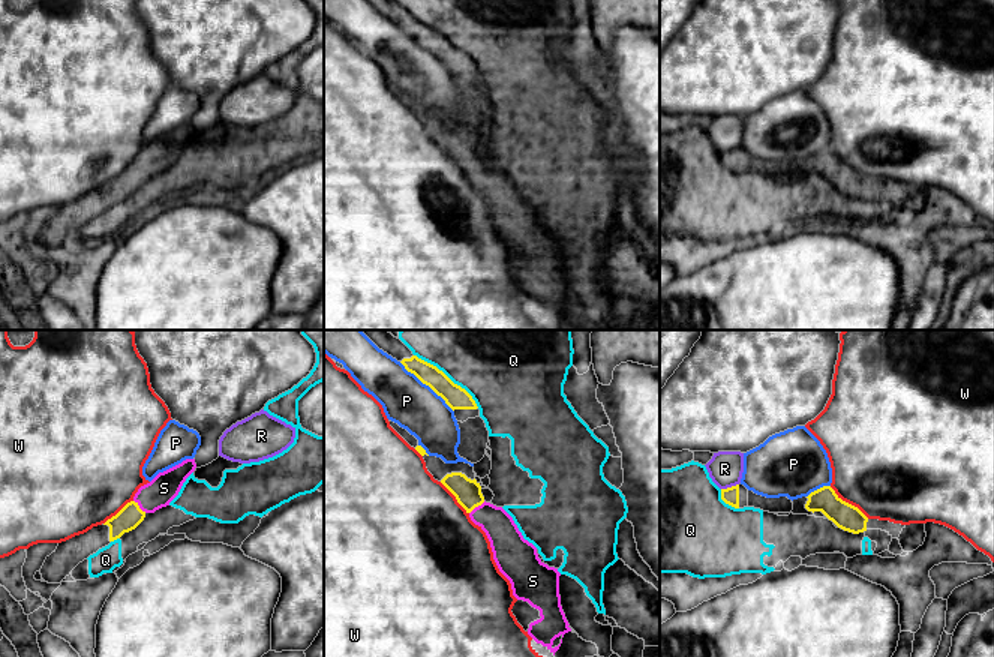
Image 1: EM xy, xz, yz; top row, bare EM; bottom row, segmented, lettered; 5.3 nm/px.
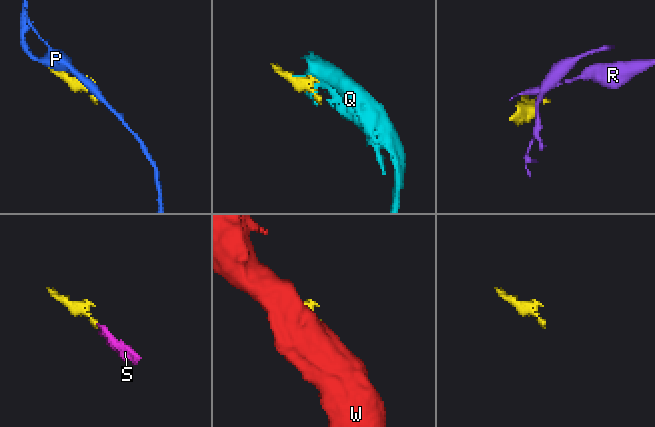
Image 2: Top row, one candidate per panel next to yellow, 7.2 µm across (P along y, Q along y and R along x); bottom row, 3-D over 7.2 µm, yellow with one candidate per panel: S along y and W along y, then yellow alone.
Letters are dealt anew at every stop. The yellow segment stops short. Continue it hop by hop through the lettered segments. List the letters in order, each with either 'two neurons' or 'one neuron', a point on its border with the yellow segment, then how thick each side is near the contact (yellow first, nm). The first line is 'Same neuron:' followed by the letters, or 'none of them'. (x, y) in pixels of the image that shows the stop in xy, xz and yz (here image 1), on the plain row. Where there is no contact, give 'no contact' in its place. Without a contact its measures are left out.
Same neuron: S
P: two neurons; contact xz (428, 48); calibres 120 and 260 nm
Q: two neurons; contact xz (447, 41); calibres 120 and 360 nm
R: two neurons; contact yz (729, 152); calibres 90 and 180 nm
S: one neuron; contact xy (138, 171); calibres 120 and 160 nm
W: two neurons; contact yz (847, 167); calibres 140 and 480 nm

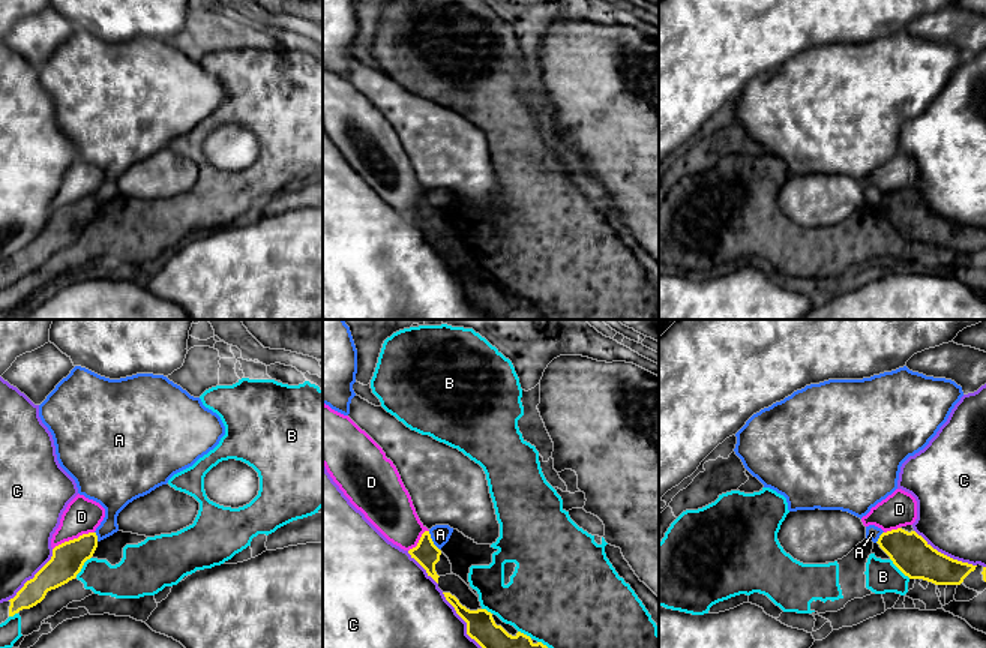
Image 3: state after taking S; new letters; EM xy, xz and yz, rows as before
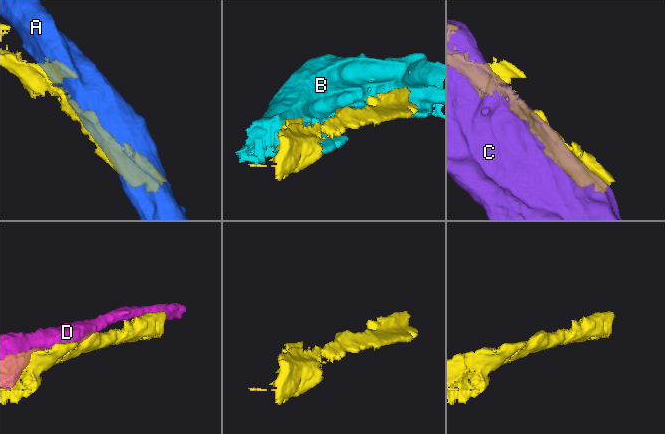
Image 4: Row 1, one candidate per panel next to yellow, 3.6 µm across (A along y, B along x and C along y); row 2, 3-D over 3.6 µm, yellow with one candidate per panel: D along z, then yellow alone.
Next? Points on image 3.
Same neuron: none of them
A: two neurons; contact xz (431, 204); calibres 140 and 110 nm
B: two neurons; contact xy (81, 231); calibres 180 and 200 nm
C: two neurons; contact xz (467, 290); calibres 180 and 480 nm
D: two neurons; contact xy (74, 203); calibres 180 and 190 nm

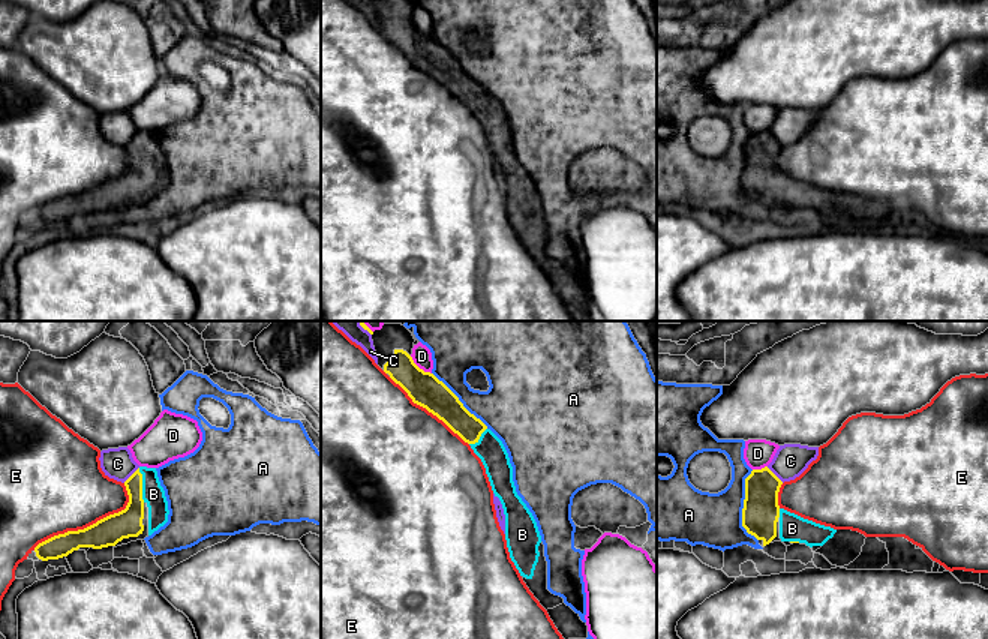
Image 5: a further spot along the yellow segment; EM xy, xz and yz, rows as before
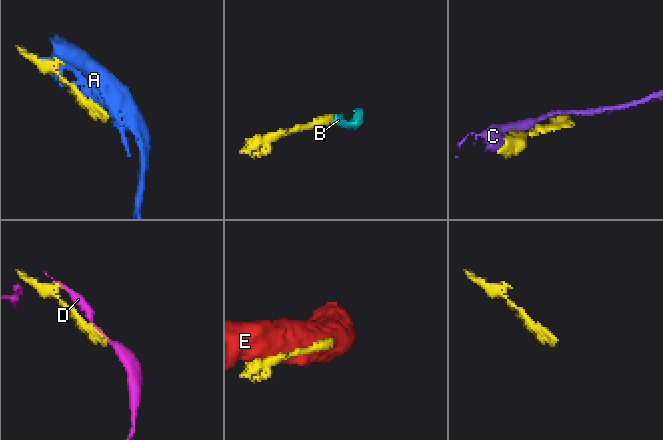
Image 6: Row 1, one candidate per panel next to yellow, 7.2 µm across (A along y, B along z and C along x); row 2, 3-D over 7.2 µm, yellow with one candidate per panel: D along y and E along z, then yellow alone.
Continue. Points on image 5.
Same neuron: B
A: two neurons; contact yz (744, 170); calibres 200 and 280 nm
B: one neuron; contact xy (141, 149); calibres 150 and 120 nm
C: two neurons; contact yz (774, 138); calibres 200 and 180 nm
D: two neurons; contact xz (419, 32); calibres 180 and 110 nm
E: two neurons; contact xy (90, 189); calibres 160 and 460 nm

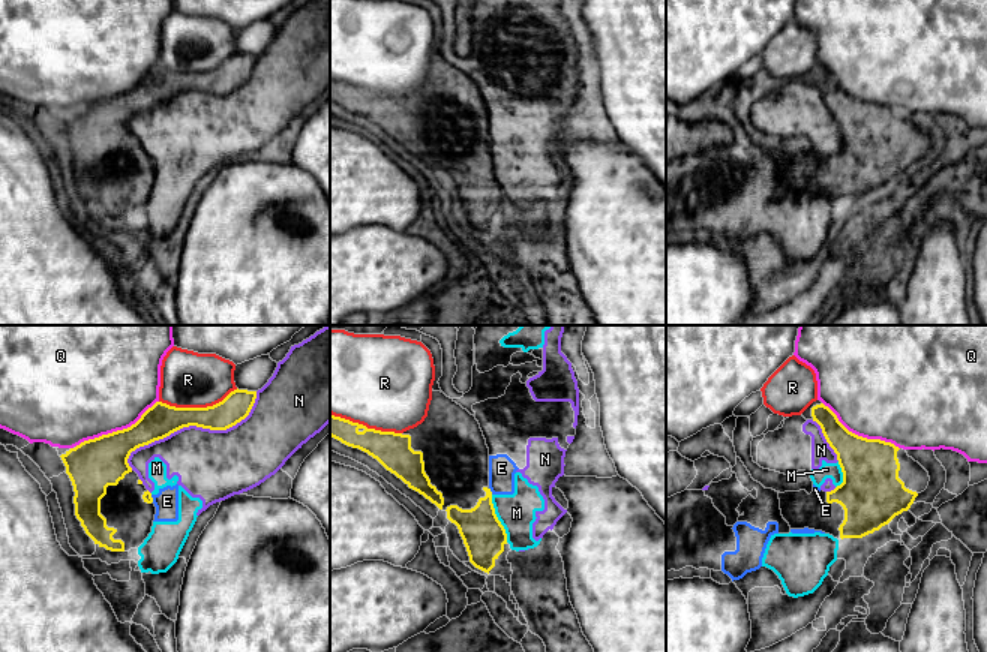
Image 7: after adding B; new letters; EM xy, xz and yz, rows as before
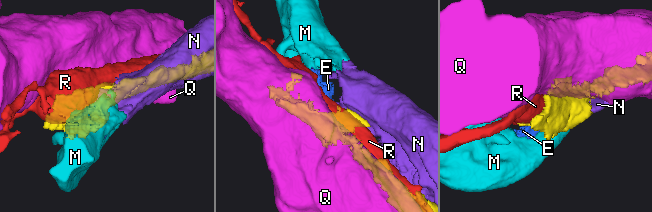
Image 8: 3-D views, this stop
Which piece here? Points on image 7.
Same neuron: none of them
E: two neurons; contact xz (489, 155); calibres 220 and 140 nm
M: two neurons; contact xz (497, 183); calibres 220 and 200 nm
N: two neurons; contact xy (194, 89); calibres 180 and 380 nm
Q: two neurons; contact xy (117, 95); calibres 280 and 500 nm
R: two neurons; contact xy (198, 72); calibres 180 and 300 nm

